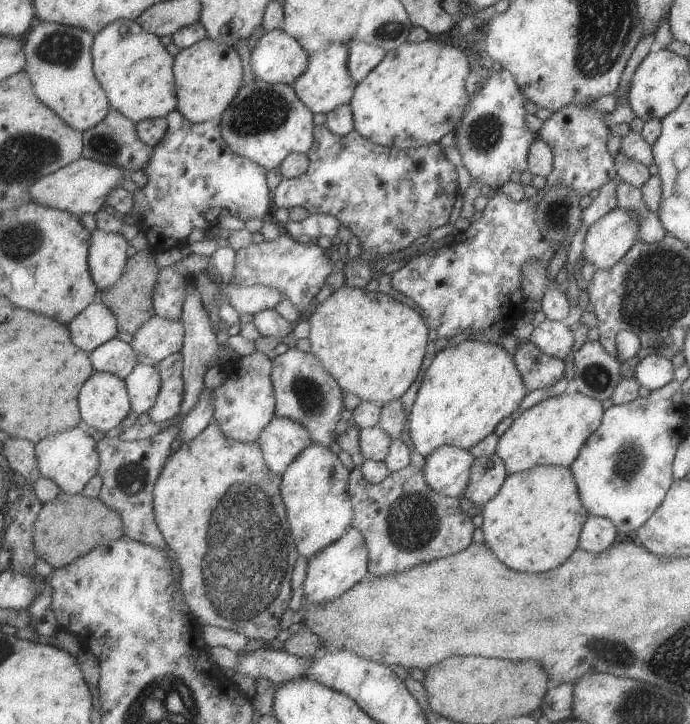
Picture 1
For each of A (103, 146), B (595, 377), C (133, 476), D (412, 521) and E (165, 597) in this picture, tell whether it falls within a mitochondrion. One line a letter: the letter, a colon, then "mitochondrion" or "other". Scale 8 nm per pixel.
A: mitochondrion
B: mitochondrion
C: mitochondrion
D: mitochondrion
E: other

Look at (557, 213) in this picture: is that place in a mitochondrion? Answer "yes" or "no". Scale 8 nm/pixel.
yes

